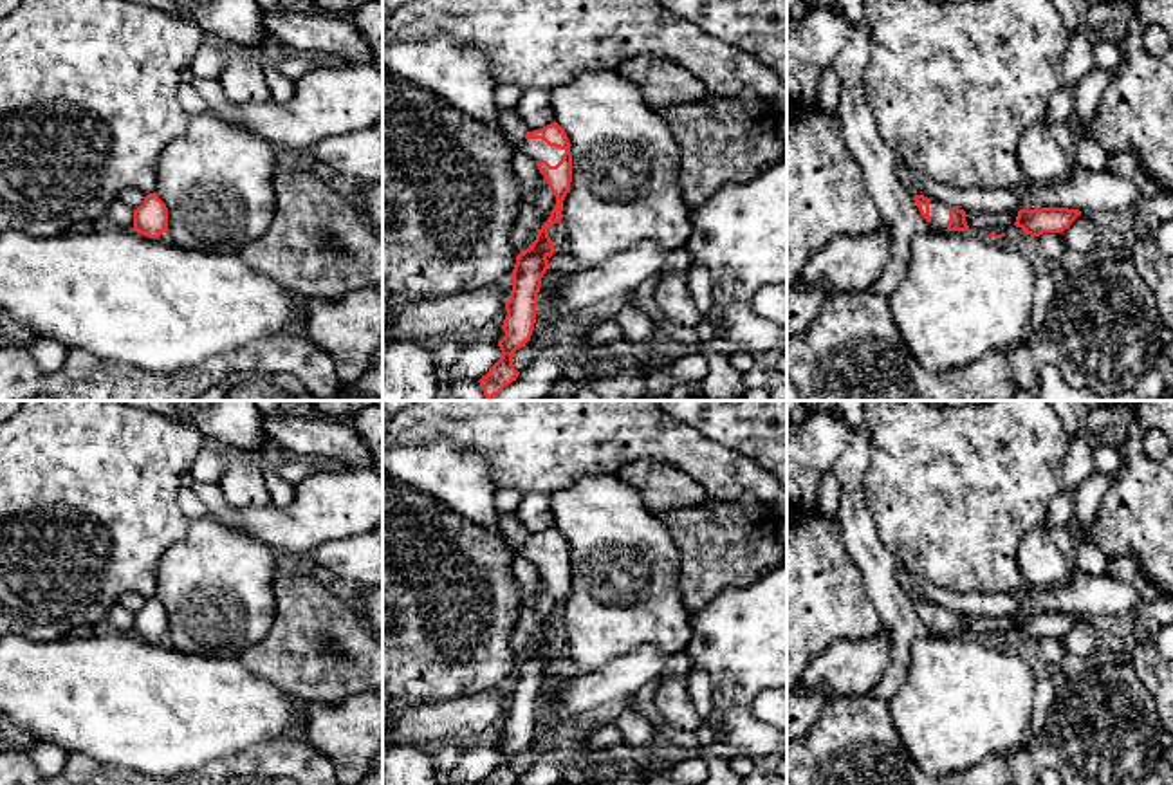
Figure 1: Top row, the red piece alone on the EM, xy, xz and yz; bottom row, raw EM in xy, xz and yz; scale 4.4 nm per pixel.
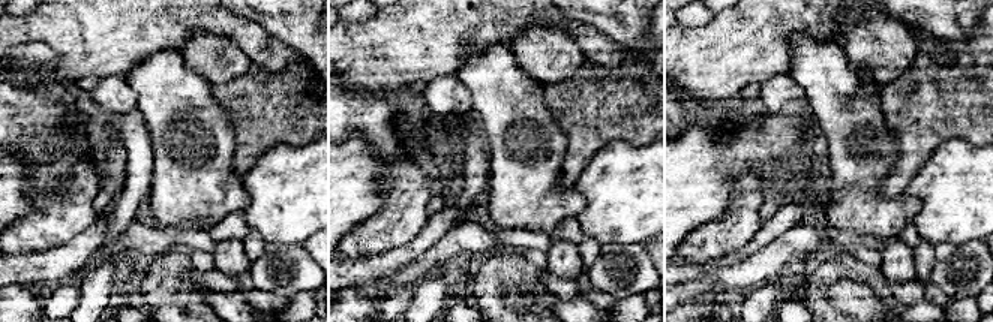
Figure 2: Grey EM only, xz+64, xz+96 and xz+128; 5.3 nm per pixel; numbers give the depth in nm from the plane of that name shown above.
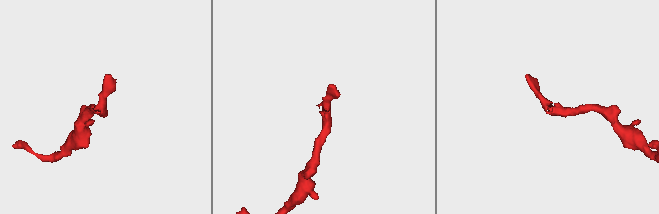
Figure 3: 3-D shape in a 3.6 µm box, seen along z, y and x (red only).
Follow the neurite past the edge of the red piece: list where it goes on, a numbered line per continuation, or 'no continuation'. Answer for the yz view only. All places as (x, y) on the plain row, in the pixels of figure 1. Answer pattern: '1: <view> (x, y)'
1: yz (939, 618)

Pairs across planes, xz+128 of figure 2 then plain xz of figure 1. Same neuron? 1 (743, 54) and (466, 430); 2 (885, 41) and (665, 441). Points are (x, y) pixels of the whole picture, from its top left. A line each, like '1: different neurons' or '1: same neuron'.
1: same neuron
2: different neurons

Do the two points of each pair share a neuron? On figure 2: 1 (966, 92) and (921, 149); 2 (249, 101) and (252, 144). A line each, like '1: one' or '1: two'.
1: one
2: one

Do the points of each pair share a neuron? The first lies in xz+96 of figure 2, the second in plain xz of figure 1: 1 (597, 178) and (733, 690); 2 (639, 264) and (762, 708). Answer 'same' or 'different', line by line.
1: same
2: different

